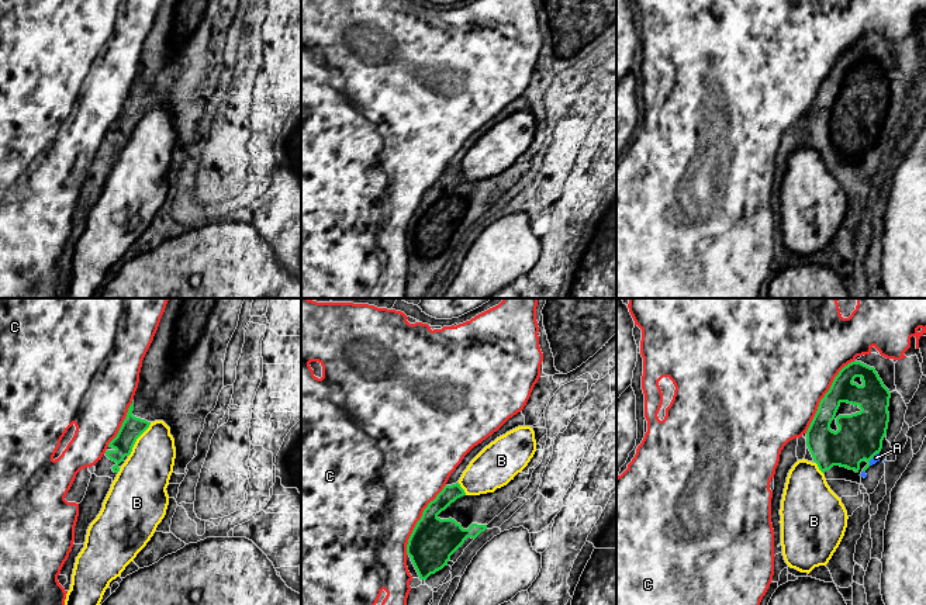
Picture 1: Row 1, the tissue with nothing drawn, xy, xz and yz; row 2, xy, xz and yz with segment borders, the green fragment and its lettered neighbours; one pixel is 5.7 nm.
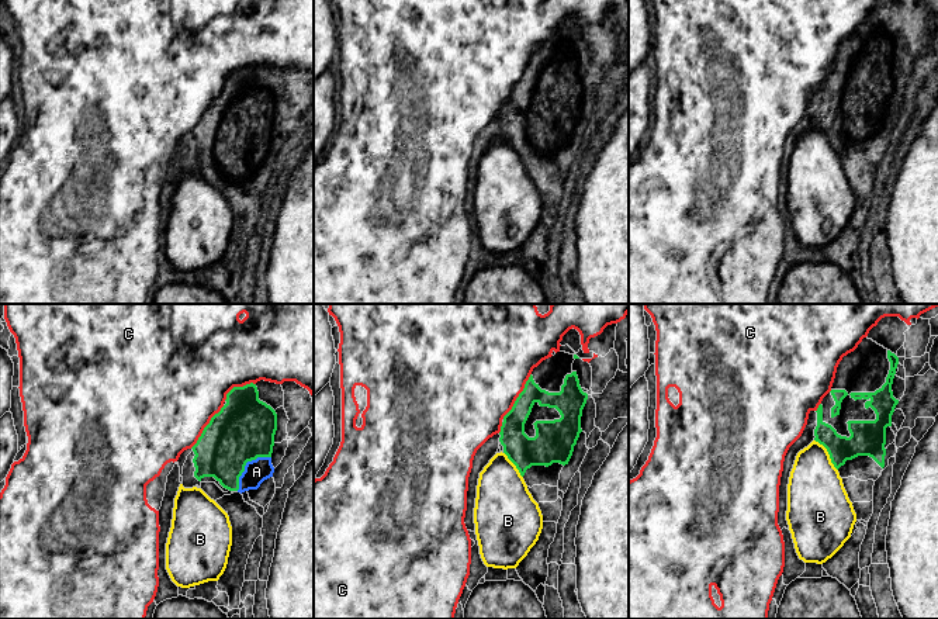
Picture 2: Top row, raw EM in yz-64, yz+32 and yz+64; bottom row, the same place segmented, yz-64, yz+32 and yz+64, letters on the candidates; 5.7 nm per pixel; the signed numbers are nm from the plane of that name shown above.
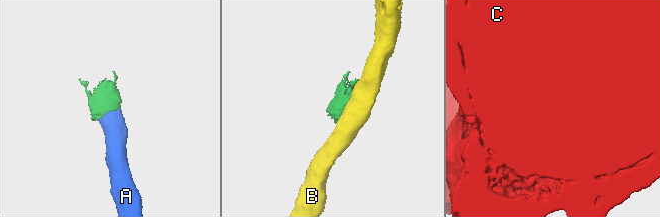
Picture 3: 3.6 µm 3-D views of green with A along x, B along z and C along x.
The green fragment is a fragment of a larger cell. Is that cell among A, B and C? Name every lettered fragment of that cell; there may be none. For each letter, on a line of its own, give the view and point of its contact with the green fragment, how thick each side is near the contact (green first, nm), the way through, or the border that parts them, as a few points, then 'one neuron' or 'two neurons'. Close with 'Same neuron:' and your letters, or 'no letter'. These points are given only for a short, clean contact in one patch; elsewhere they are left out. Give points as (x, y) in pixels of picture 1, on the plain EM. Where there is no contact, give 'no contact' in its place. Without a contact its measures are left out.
A: meets green in yz at (871, 142); 260 nm thick on the green side, 40 nm on the other; runs through yz (860, 120), (871, 142), (876, 142); one neuron
B: meets green in xy at (137, 123); 120 nm thick on the green side, 280 nm on the other; two neurons
C: meets green in yz at (825, 79); 160 nm thick on the green side, 500 nm on the other; two neurons
Same neuron: A

